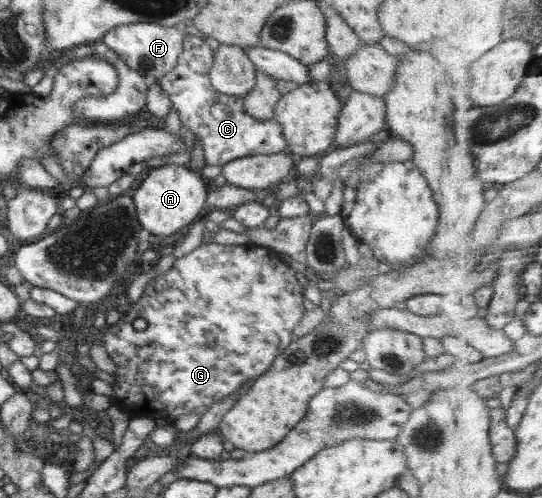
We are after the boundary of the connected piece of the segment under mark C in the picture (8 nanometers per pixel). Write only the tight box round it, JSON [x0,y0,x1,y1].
[156,34,286,166]

